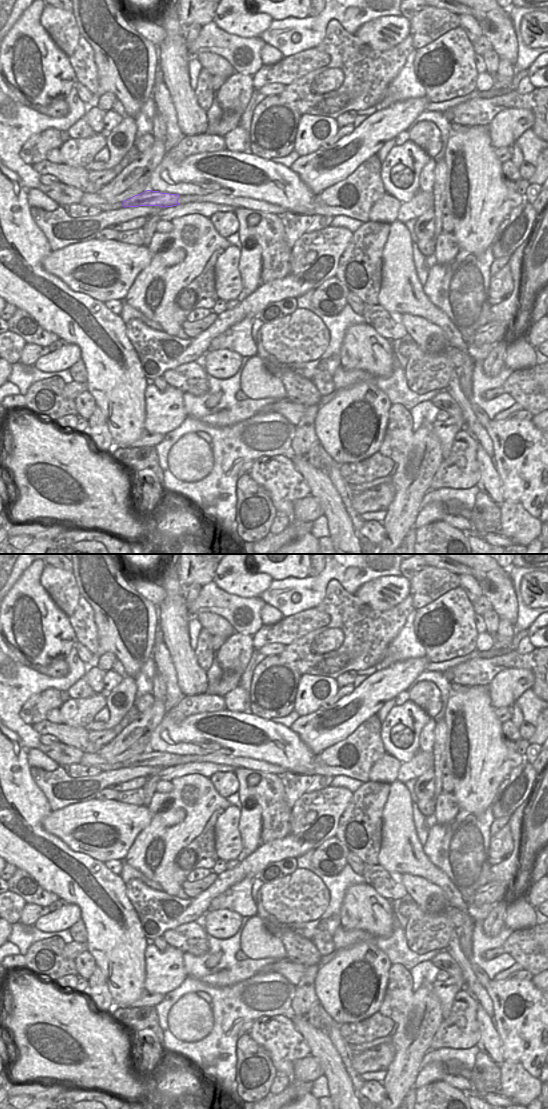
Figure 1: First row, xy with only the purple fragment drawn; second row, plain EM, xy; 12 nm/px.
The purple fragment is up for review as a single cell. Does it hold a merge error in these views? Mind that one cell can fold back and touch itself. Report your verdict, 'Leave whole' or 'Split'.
Leave whole.

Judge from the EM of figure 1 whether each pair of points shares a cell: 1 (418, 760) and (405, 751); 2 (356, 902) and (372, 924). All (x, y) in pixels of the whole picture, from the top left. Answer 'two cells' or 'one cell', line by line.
1: two cells
2: one cell

